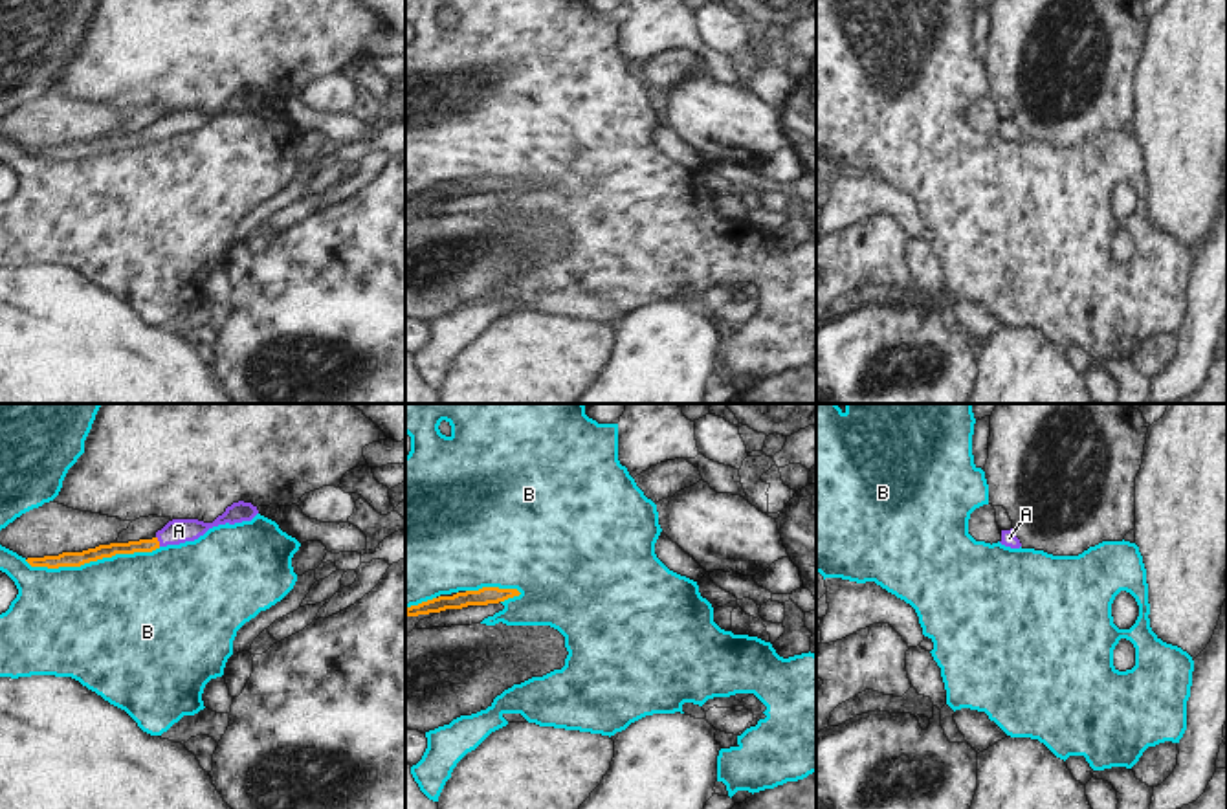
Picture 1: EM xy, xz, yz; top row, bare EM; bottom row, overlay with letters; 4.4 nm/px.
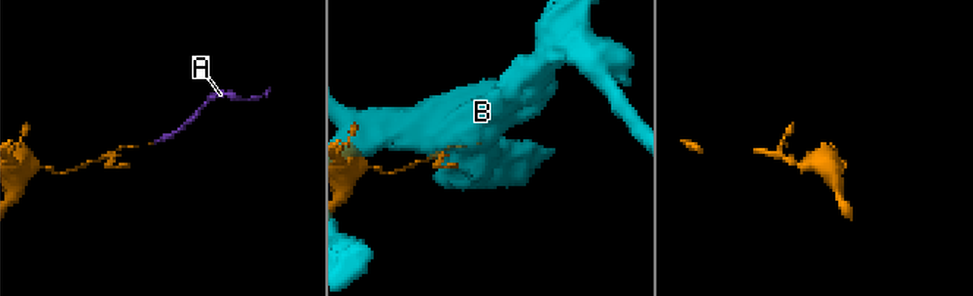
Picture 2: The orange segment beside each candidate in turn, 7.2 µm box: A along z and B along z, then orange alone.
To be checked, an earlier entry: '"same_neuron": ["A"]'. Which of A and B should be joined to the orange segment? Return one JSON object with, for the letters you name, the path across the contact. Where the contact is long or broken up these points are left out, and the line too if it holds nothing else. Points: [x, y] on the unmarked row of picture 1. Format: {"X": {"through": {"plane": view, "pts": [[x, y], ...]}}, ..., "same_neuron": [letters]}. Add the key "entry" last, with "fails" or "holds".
{"A": {"through": {"plane": "xy", "pts": [[143, 134], [158, 131], [178, 120]]}}, "same_neuron": ["A"], "entry": "holds"}

